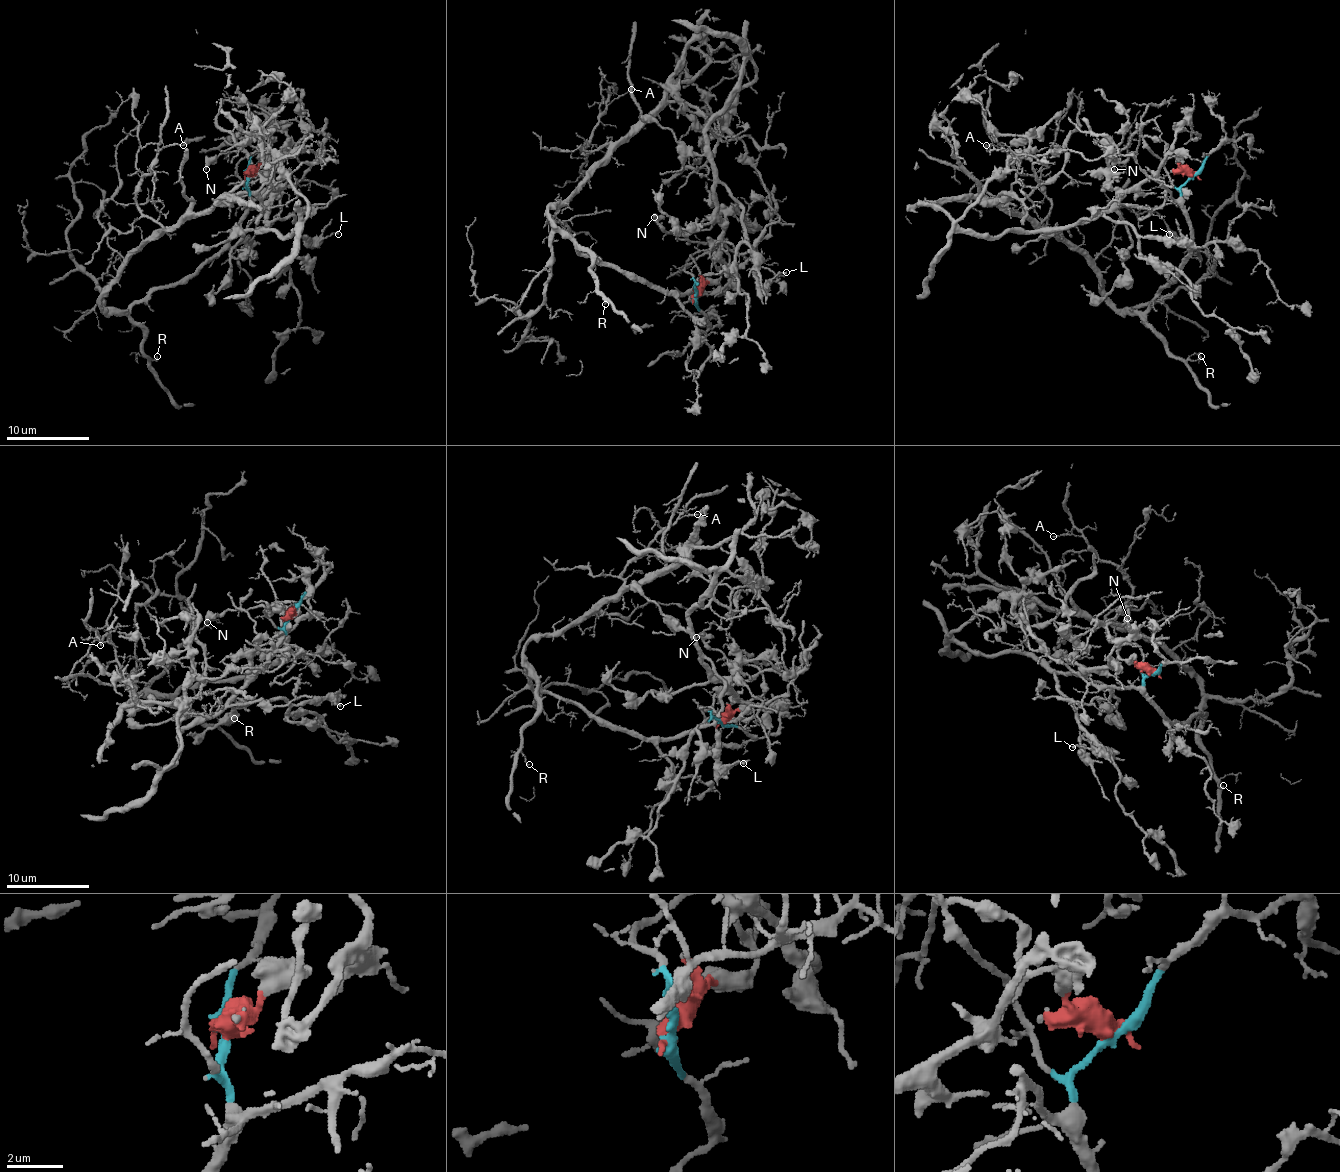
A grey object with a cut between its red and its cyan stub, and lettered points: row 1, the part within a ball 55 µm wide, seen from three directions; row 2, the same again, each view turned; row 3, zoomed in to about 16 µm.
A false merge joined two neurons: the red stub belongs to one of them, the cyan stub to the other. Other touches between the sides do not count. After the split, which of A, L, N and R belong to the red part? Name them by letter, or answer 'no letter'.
L, N

